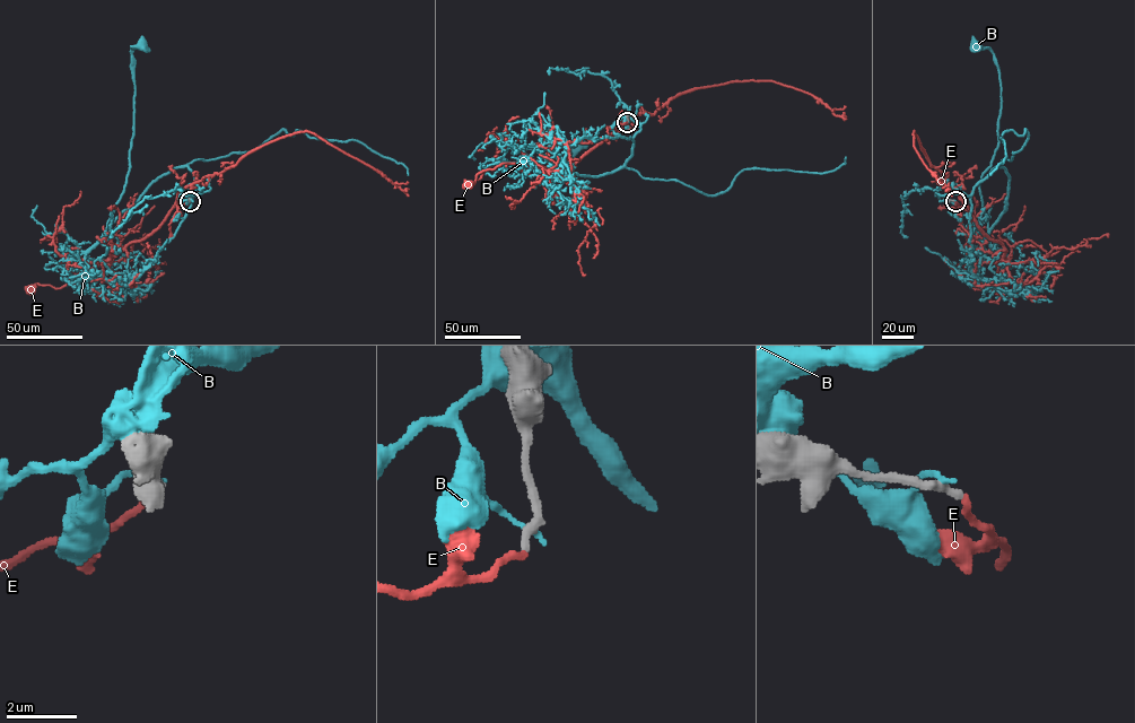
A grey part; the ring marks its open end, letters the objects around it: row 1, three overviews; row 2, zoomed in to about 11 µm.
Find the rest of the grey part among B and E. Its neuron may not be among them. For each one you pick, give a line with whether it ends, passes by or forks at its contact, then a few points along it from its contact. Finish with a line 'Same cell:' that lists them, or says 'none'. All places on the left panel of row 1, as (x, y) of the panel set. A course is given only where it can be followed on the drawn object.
E: It ends there. Its course: (190, 201), (177, 209), (175, 205), (145, 237), (130, 242), (60, 288), (37, 284), (29, 290)
Same cell: E

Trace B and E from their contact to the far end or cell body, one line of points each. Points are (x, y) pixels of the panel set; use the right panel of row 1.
B: (954, 200), (997, 166), (1009, 196), (988, 228), (979, 184), (1001, 83), (976, 45)
E: (955, 201), (960, 209), (965, 205), (980, 229), (1005, 250), (996, 285), (1002, 288), (1014, 284), (1018, 290)

